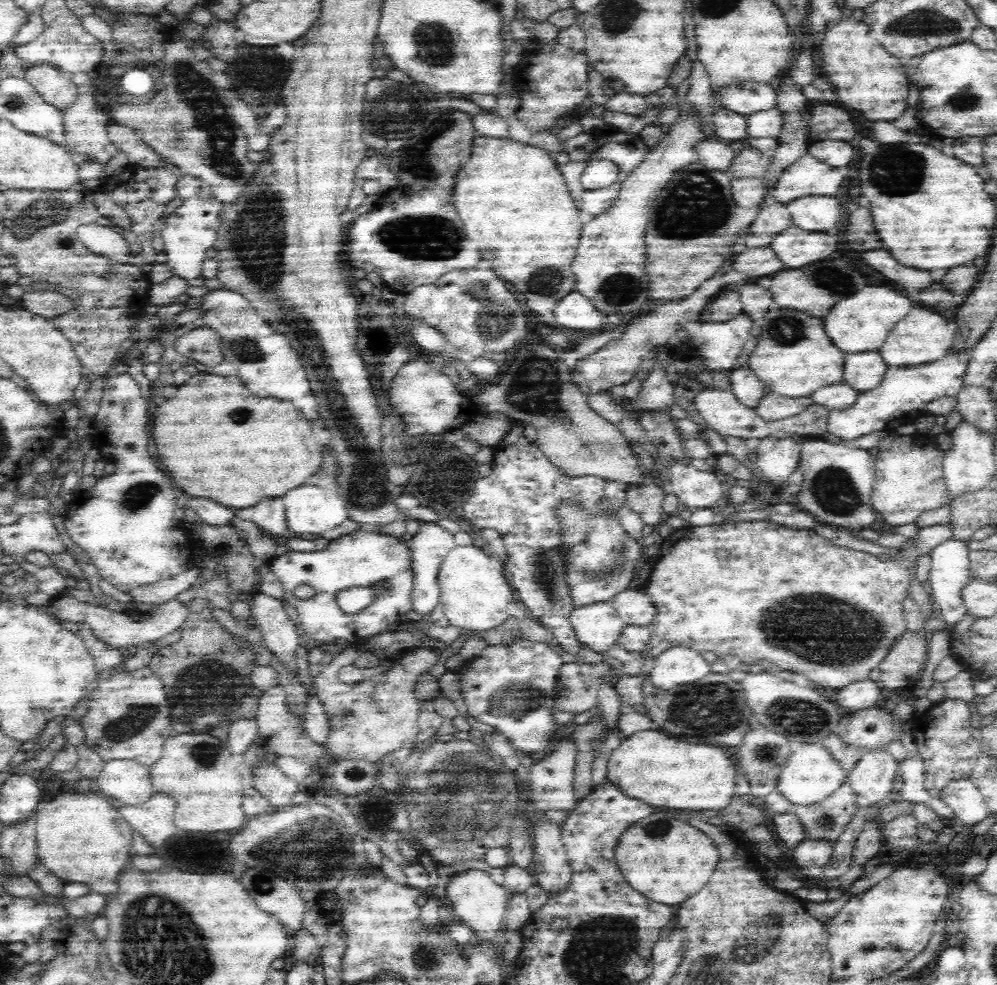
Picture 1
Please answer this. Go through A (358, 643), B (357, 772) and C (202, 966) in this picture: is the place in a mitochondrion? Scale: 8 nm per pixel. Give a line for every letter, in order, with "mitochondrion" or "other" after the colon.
A: other
B: mitochondrion
C: mitochondrion

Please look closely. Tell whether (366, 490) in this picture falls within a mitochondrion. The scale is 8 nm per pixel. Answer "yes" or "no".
yes

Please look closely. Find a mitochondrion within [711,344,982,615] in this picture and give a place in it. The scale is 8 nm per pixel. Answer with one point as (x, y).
(832, 488)

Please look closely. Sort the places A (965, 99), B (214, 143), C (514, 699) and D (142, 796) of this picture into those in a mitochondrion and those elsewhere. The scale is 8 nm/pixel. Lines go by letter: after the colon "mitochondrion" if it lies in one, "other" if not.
A: mitochondrion
B: mitochondrion
C: mitochondrion
D: other

